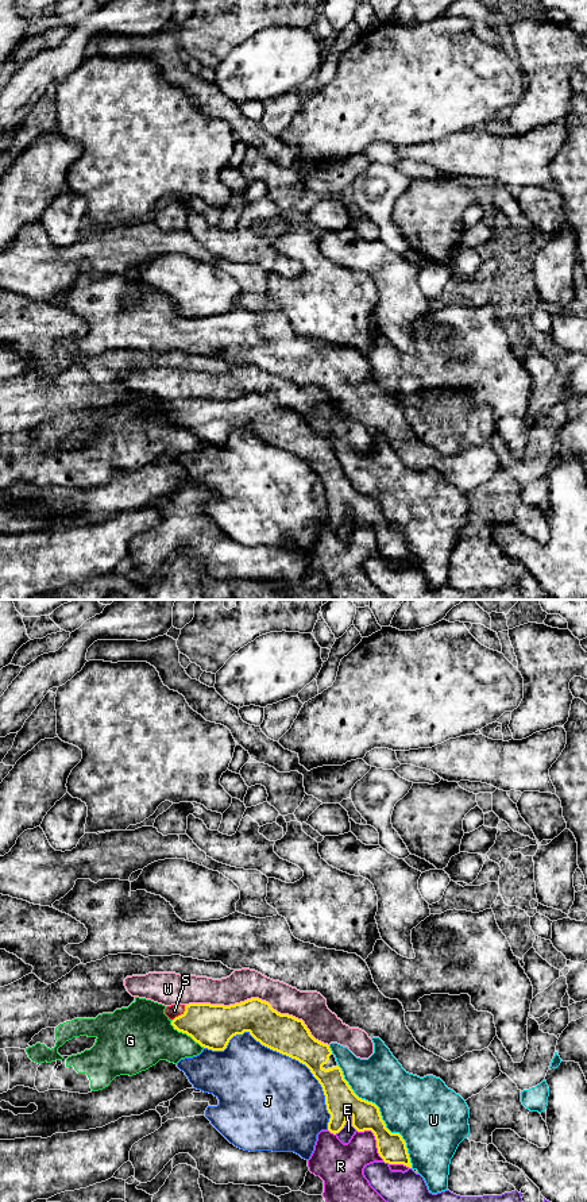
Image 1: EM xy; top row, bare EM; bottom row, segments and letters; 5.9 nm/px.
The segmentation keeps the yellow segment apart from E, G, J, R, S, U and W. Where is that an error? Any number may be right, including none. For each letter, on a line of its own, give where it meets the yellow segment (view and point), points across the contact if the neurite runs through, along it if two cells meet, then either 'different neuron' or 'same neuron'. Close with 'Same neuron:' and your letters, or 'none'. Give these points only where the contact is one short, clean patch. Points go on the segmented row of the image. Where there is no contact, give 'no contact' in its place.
E: xy (344, 1124) | different neuron
G: xy (186, 1033) | different neuron
J: xy (285, 1054) | different neuron
R: xy (375, 1139) | different neuron
S: xy (181, 1014) | across xy (212, 1027), (181, 1014), (174, 1010) | same neuron
U: xy (381, 1116) | different neuron
W: xy (258, 998) | different neuron
Same neuron: S

